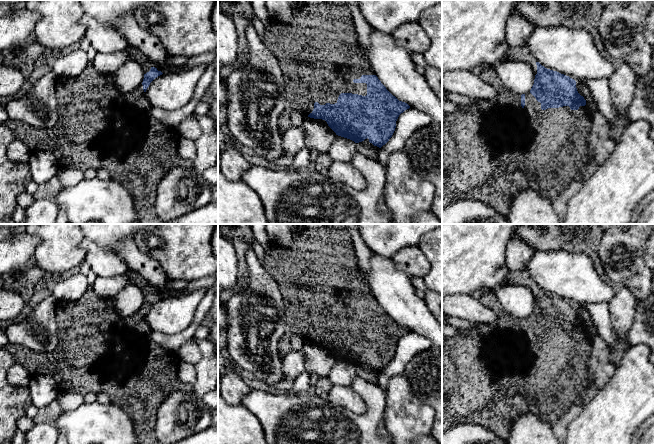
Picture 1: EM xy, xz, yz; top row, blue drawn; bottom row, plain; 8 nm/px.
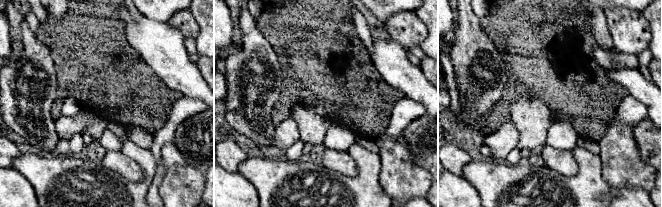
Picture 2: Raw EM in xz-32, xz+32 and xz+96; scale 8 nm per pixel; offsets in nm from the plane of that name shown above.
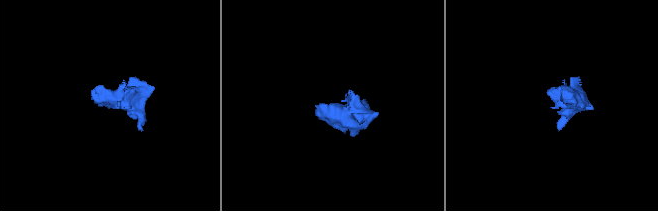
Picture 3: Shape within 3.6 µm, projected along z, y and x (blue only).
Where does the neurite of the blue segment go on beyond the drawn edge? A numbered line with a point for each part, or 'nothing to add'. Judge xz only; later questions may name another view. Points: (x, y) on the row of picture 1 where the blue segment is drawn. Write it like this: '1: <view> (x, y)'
1: xz (318, 53)

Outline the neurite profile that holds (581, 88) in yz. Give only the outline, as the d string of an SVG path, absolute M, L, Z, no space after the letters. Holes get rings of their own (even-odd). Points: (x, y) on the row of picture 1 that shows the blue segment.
M576 83L578 93L584 97L586 101L594 100L590 90L582 83Z

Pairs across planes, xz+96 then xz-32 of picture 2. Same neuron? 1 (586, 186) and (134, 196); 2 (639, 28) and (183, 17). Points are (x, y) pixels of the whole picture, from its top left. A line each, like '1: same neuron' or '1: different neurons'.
1: same neuron
2: same neuron

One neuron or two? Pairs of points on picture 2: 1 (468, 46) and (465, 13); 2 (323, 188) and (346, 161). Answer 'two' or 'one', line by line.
1: one
2: two

